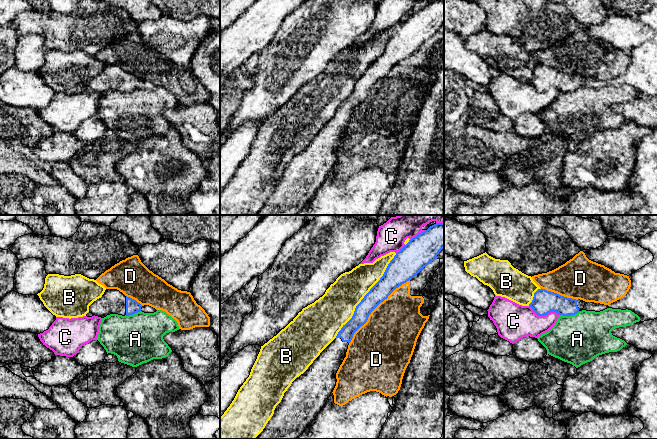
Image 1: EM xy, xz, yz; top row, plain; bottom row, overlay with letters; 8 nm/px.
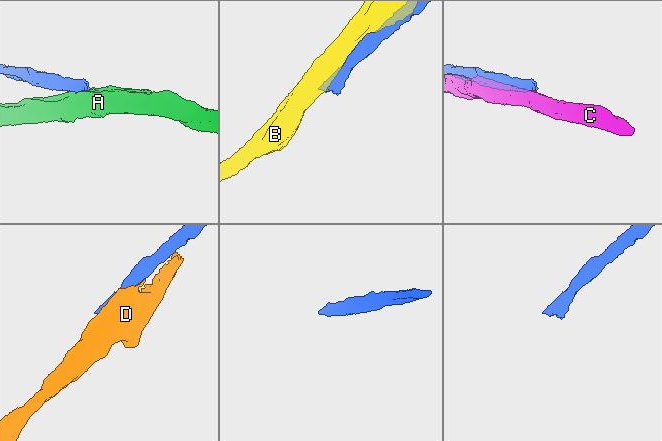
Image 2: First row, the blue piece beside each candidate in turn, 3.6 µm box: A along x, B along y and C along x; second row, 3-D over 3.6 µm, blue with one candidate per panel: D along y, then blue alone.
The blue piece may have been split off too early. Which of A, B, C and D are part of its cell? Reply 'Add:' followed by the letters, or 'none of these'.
Add: none of these

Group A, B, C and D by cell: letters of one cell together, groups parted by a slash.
A / B / C / D

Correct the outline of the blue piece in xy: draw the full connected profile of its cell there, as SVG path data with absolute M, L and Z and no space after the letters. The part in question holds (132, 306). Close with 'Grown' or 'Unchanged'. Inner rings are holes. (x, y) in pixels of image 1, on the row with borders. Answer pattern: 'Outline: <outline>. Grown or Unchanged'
Outline: M106 289L102 297L89 306L89 312L101 318L110 314L129 316L140 312L141 307L140 303L125 296L119 290Z. Grown

